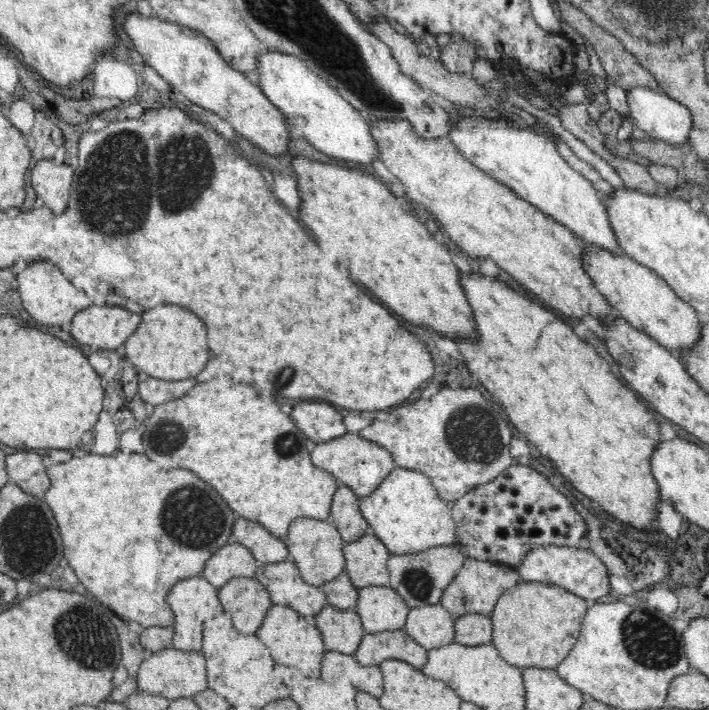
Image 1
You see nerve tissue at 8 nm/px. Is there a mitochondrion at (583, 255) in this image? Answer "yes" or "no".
no

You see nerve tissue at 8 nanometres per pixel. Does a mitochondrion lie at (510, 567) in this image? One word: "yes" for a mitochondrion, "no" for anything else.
no

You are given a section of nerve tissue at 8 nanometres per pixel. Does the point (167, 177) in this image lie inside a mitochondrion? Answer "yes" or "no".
yes

